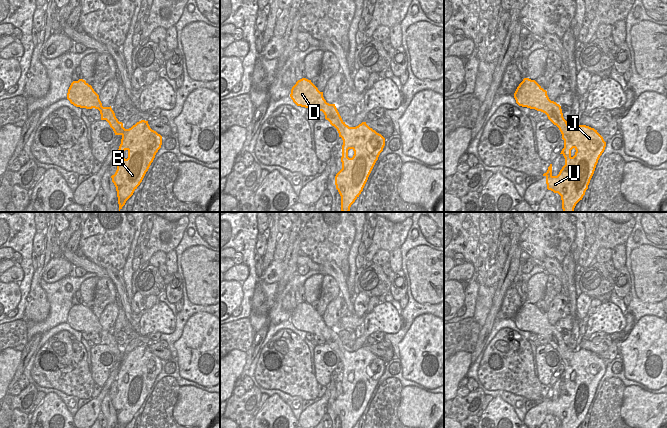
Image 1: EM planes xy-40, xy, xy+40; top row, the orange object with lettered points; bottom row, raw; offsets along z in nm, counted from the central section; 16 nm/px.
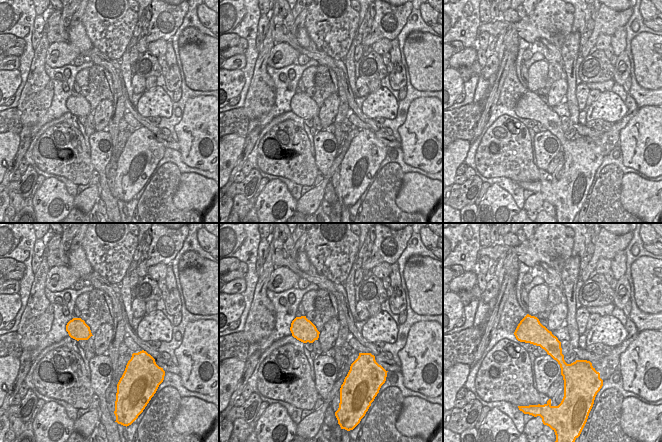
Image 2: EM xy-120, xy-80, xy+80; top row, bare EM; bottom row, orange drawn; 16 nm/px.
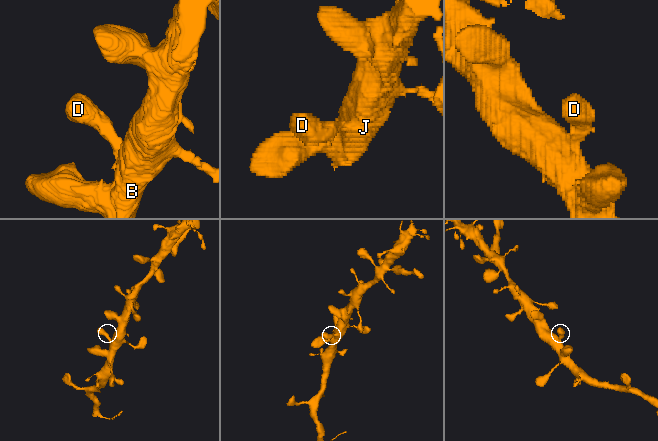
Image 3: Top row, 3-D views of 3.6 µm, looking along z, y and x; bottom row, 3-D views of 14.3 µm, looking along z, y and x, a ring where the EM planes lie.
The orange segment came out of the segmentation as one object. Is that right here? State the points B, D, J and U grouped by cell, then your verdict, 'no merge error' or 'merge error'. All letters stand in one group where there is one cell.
groups B D J U; no merge error

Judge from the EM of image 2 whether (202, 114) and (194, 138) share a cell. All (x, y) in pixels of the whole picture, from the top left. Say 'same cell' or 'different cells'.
same cell

